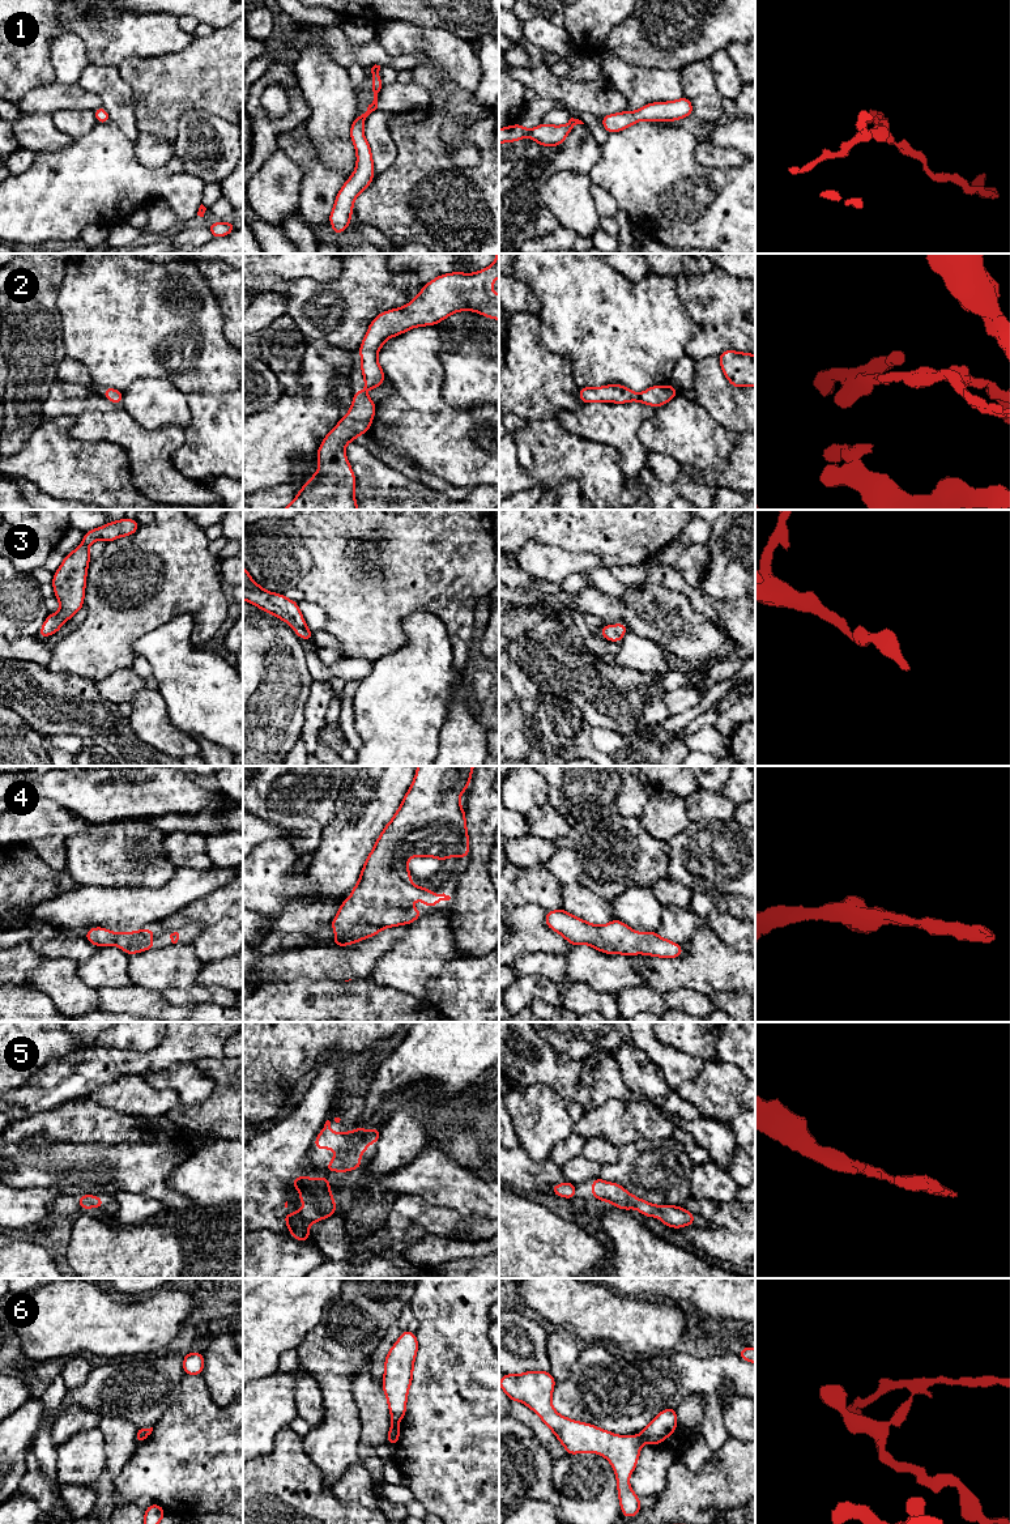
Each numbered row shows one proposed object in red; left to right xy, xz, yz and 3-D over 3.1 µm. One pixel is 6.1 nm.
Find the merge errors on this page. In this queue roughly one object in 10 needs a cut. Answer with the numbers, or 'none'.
6

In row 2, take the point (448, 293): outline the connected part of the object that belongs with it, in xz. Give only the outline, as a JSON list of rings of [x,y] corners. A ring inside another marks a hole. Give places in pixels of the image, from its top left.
[[[499,254],[497,261],[476,273],[446,273],[423,285],[419,294],[401,308],[379,314],[368,325],[367,333],[359,346],[361,369],[365,378],[365,389],[353,392],[354,400],[345,417],[323,439],[316,459],[318,472],[297,493],[297,498],[282,510],[358,510],[355,495],[355,476],[348,461],[345,446],[355,440],[370,429],[376,404],[366,395],[367,389],[378,388],[385,380],[385,375],[378,362],[376,354],[385,340],[399,336],[412,328],[435,325],[457,311],[474,311],[486,318],[499,320],[499,294],[493,294],[493,280],[499,278]]]

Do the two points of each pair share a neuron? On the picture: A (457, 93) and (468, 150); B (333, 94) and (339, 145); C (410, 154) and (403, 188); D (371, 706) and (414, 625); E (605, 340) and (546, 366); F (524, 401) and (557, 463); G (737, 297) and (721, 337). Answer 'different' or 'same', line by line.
A: same
B: same
C: same
D: same
E: different
F: different
G: same

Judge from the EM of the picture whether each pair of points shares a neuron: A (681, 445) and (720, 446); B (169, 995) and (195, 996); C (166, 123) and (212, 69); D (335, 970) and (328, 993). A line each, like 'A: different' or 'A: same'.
A: same
B: same
C: same
D: different

